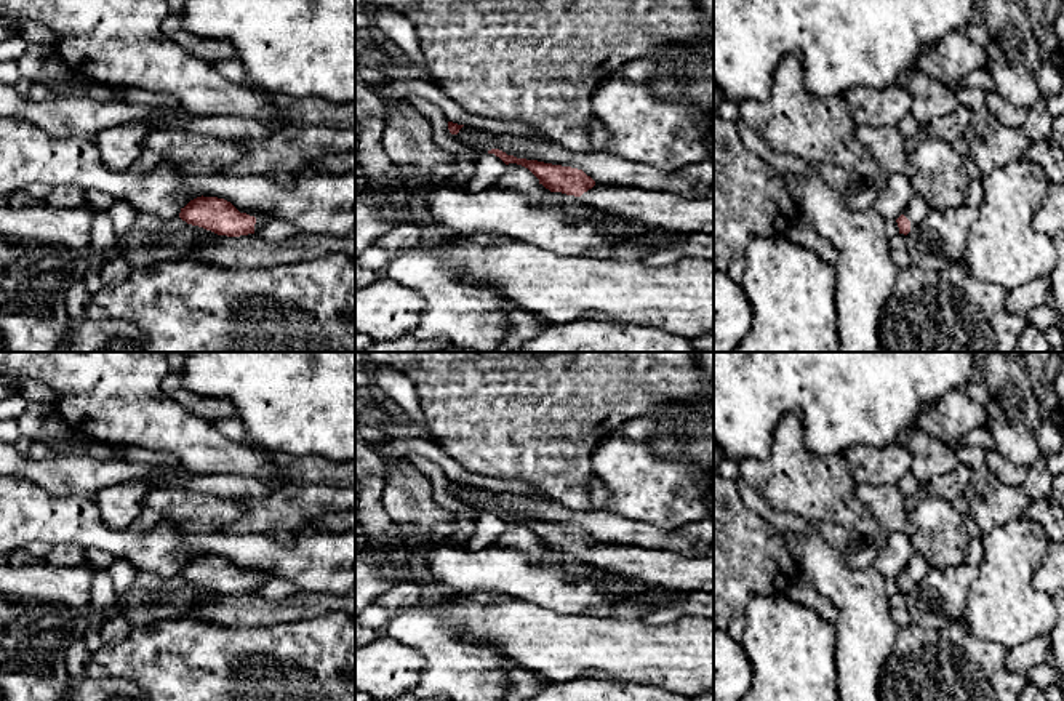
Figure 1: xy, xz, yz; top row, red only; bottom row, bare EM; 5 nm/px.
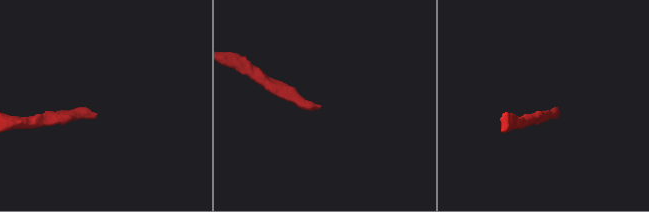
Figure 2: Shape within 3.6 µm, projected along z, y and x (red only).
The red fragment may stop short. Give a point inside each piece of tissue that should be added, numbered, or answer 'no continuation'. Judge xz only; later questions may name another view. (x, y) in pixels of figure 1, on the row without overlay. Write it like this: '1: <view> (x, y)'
1: xz (661, 568)

